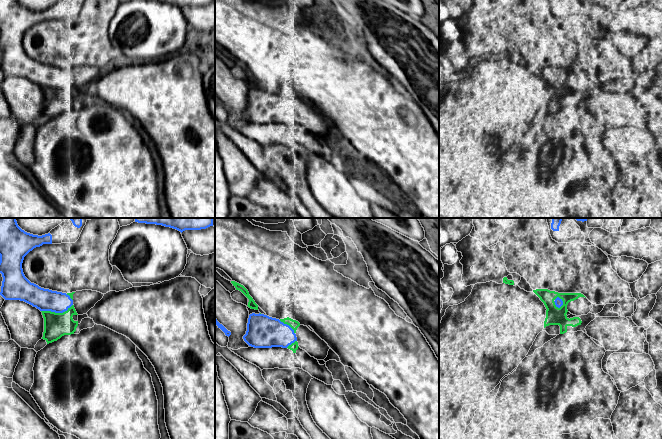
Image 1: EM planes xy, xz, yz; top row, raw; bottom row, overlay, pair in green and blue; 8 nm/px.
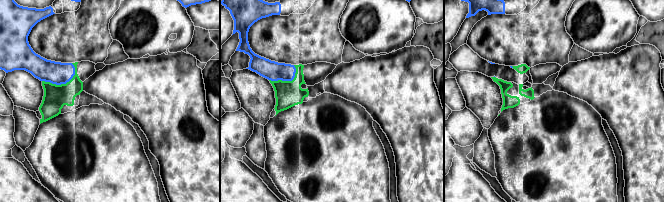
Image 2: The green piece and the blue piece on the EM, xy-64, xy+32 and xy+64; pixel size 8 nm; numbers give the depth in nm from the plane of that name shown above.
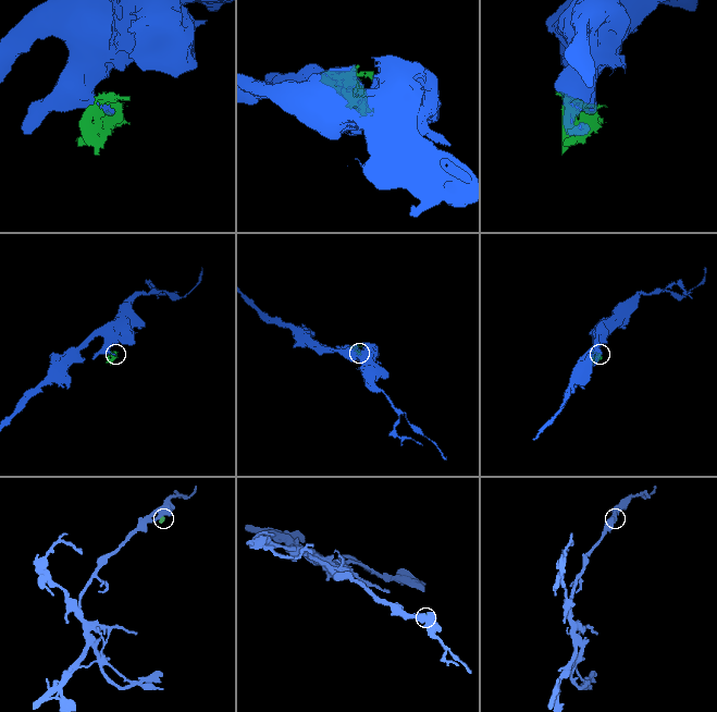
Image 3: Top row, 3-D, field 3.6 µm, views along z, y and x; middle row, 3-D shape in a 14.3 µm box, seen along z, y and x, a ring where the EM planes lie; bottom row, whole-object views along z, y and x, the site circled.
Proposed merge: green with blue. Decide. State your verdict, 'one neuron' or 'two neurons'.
two neurons

